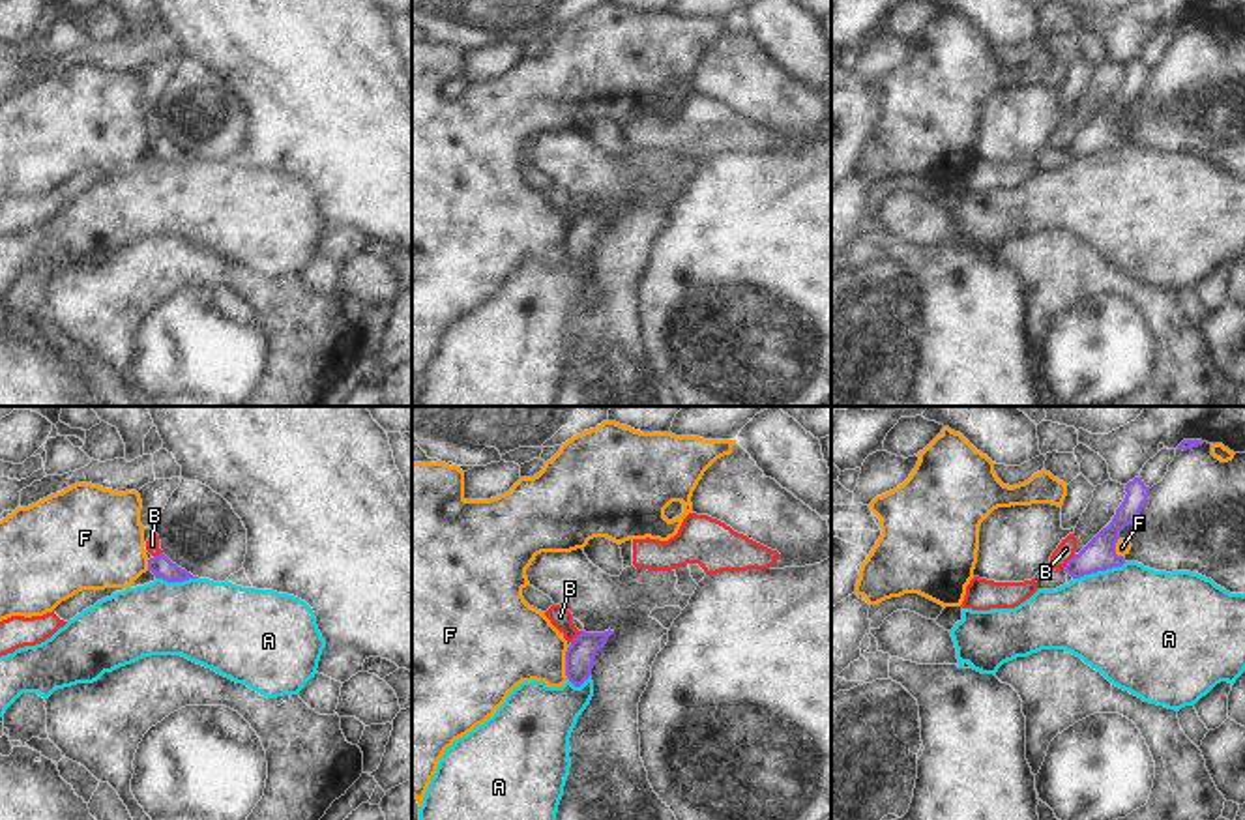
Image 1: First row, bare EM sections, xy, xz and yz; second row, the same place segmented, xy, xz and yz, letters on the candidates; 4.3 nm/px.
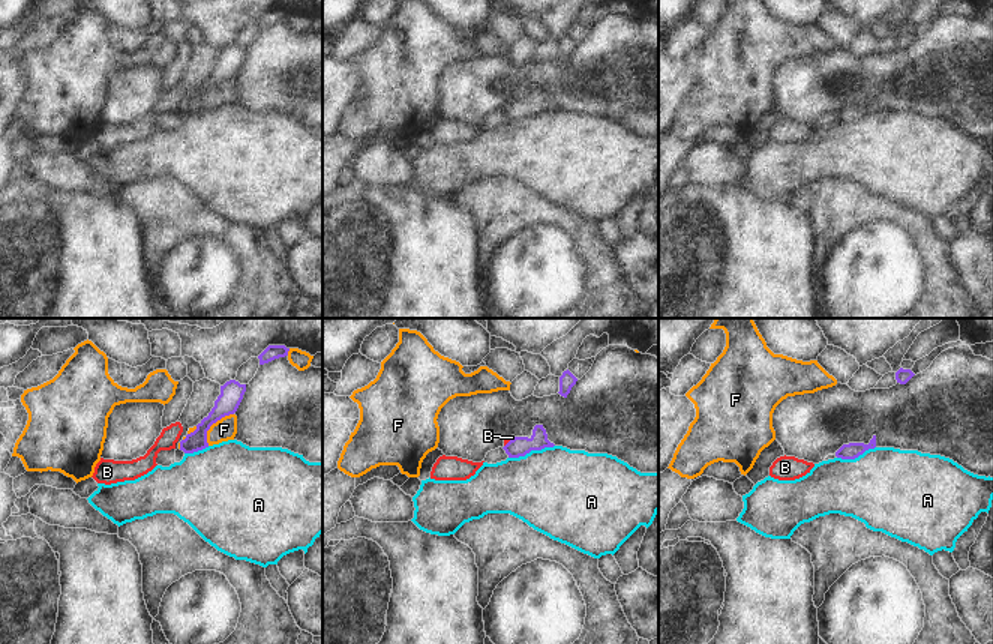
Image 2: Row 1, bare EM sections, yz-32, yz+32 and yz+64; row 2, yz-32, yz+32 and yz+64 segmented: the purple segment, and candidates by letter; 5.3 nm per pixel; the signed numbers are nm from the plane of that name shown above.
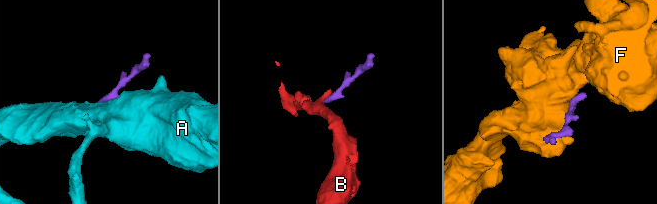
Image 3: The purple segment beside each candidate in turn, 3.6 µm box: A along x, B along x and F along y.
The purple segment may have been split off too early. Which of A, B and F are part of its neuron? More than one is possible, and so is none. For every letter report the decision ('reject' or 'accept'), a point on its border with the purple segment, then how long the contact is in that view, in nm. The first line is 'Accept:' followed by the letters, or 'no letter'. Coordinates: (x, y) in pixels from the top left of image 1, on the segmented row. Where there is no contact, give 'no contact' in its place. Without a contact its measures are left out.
Accept: no letter
A: reject; meets purple in yz at (1099, 570); contact 240 nm long
B: reject; meets purple in yz at (1068, 562); contact 90 nm long
F: reject; meets purple in xz at (566, 663); contact 140 nm long

